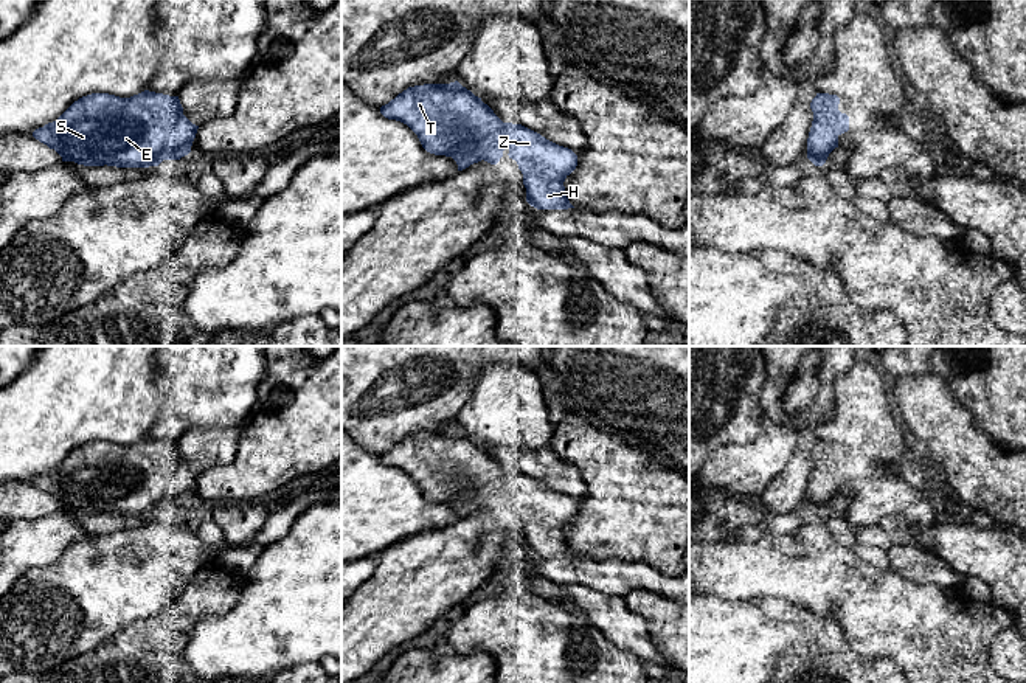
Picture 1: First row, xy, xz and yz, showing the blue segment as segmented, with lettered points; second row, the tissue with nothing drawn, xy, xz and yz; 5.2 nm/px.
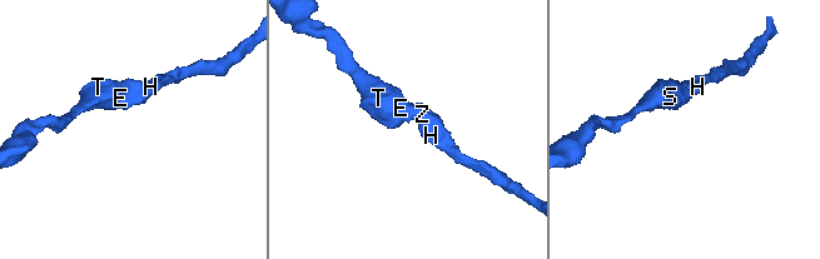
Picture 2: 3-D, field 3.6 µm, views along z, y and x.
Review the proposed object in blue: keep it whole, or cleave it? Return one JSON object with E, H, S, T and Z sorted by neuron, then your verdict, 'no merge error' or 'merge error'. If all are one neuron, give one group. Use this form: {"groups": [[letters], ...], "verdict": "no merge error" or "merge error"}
{"groups": [["E", "H", "S", "T", "Z"]], "verdict": "no merge error"}

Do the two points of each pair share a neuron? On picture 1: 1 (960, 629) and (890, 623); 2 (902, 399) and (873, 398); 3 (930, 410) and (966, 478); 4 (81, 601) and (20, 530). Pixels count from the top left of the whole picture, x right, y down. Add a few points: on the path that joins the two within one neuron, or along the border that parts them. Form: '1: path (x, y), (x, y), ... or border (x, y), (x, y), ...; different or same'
1: path (942, 629), (921, 629), (907, 623); same
2: border (890, 399), (899, 418); different
3: path (946, 427), (961, 447), (961, 461); same
4: border (78, 540), (56, 561), (33, 565), (17, 581); different

